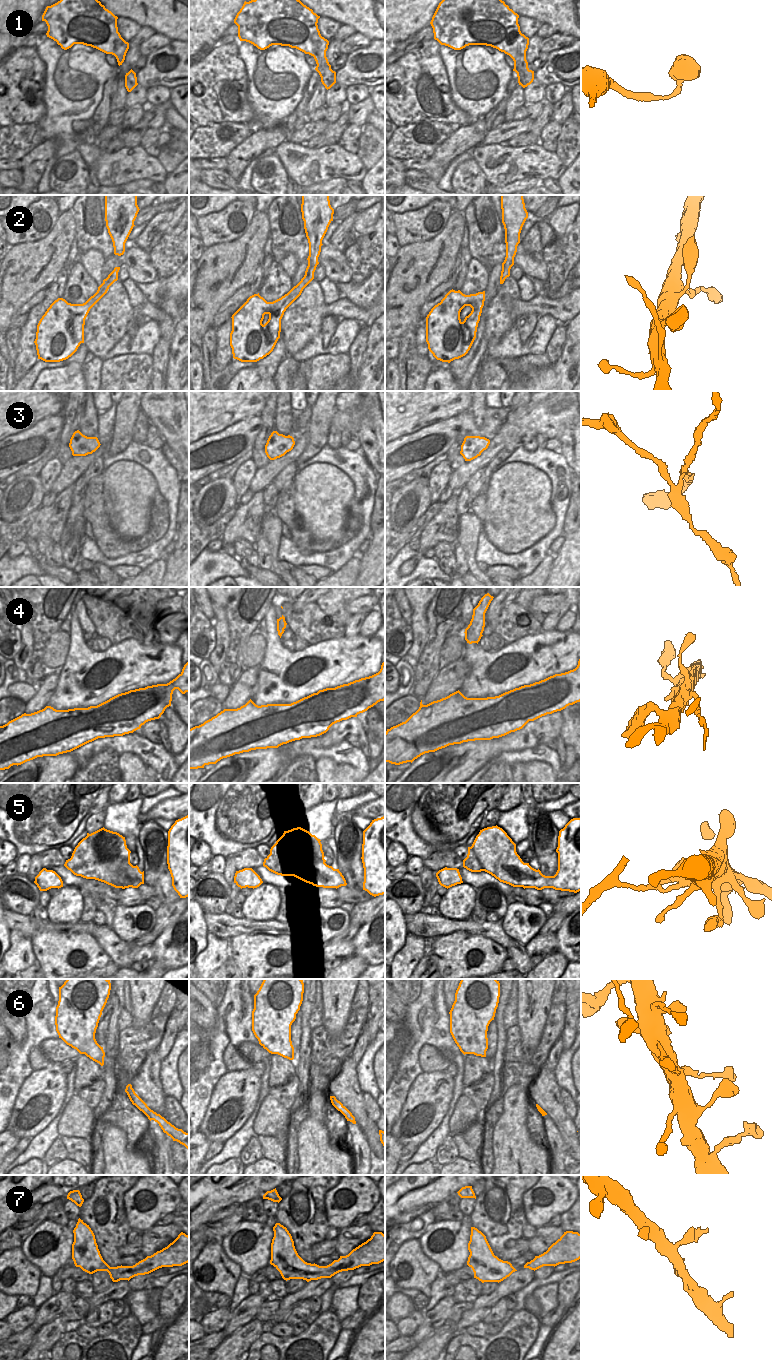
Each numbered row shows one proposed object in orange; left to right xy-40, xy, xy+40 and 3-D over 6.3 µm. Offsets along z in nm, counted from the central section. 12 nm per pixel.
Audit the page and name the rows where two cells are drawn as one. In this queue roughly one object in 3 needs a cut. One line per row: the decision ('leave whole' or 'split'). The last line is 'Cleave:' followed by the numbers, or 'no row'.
1: leave whole
2: leave whole
3: split
4: split
5: split
6: leave whole
7: leave whole
Cleave: 3, 4, 5

